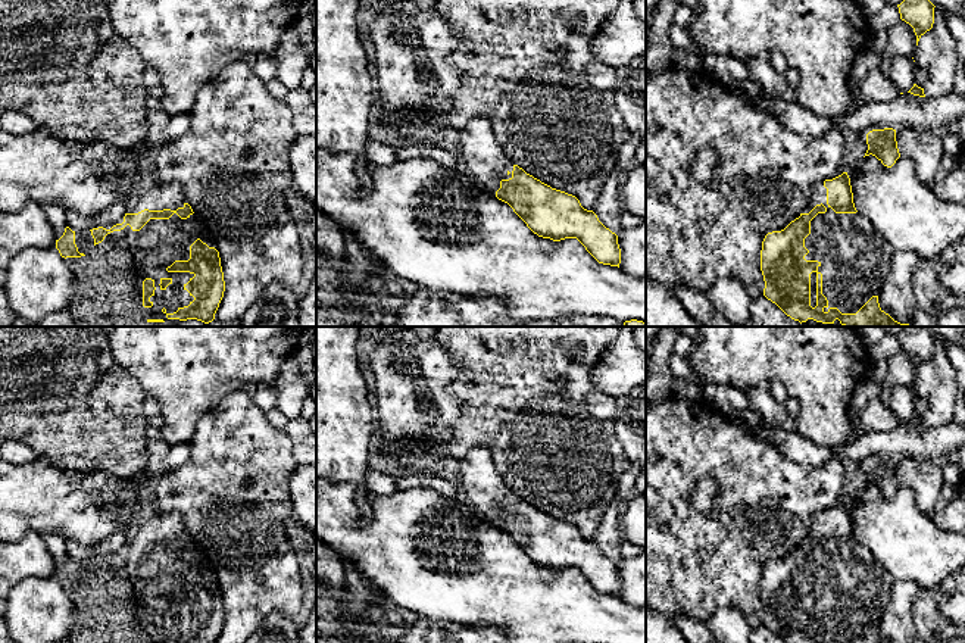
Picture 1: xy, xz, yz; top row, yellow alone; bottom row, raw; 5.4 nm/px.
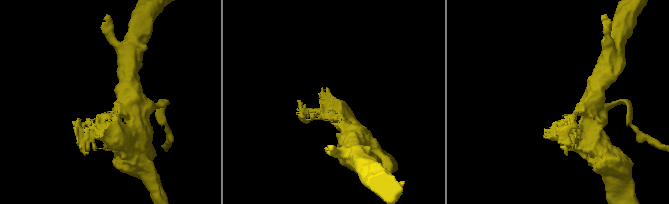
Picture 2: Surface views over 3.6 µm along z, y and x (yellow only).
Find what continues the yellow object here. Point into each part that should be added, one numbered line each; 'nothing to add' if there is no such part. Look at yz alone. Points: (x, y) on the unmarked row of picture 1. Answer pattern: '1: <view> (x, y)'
1: yz (855, 587)

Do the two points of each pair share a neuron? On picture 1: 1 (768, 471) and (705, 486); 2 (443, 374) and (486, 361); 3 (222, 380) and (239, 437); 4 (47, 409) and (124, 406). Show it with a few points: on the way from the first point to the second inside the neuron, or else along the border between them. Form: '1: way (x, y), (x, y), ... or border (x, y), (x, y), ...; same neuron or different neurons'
1: border (712, 477), (717, 498), (705, 511), (698, 511); different neurons
2: border (439, 342), (458, 365), (449, 392), (459, 405); different neurons
3: border (241, 387), (228, 393), (200, 417); different neurons
4: way (66, 406), (105, 406); same neuron

